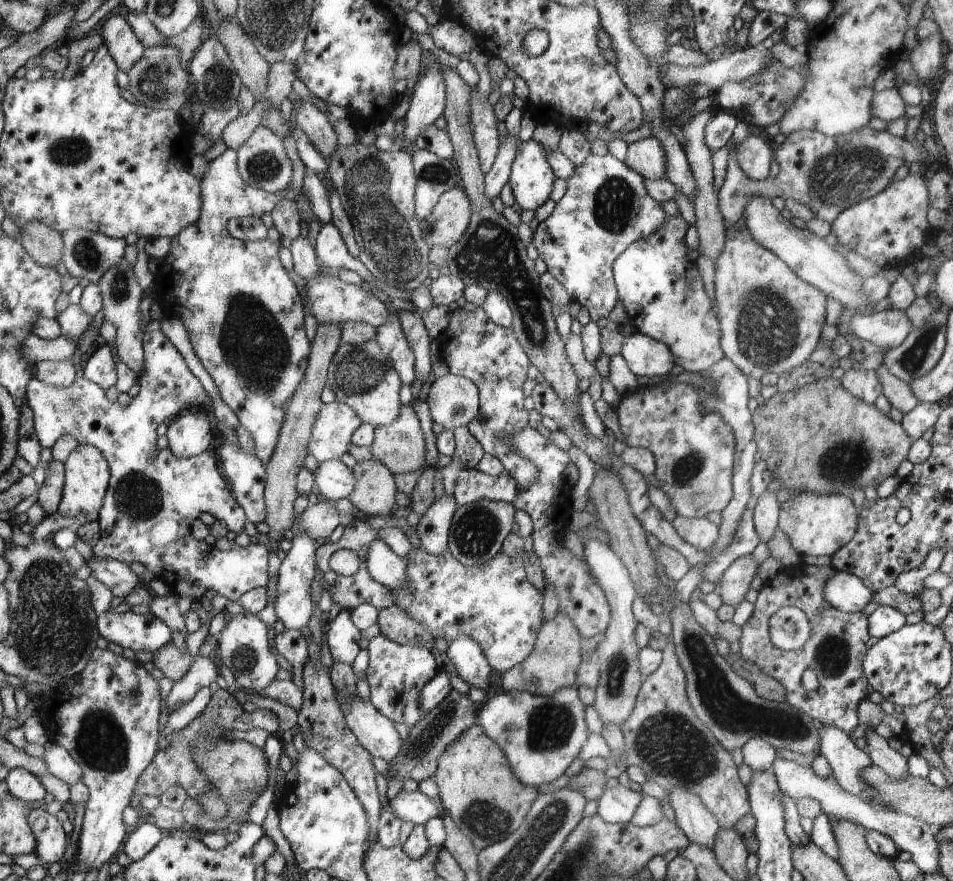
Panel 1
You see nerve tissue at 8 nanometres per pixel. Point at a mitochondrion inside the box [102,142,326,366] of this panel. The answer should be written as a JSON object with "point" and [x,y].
{"point":[265,166]}

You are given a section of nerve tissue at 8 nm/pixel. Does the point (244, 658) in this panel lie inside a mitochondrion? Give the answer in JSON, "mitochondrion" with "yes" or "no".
{"mitochondrion":"yes"}

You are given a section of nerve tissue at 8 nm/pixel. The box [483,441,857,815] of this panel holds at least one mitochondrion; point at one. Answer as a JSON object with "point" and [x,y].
{"point":[731,712]}

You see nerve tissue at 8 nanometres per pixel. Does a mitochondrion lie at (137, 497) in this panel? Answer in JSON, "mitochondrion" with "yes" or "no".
{"mitochondrion":"yes"}

